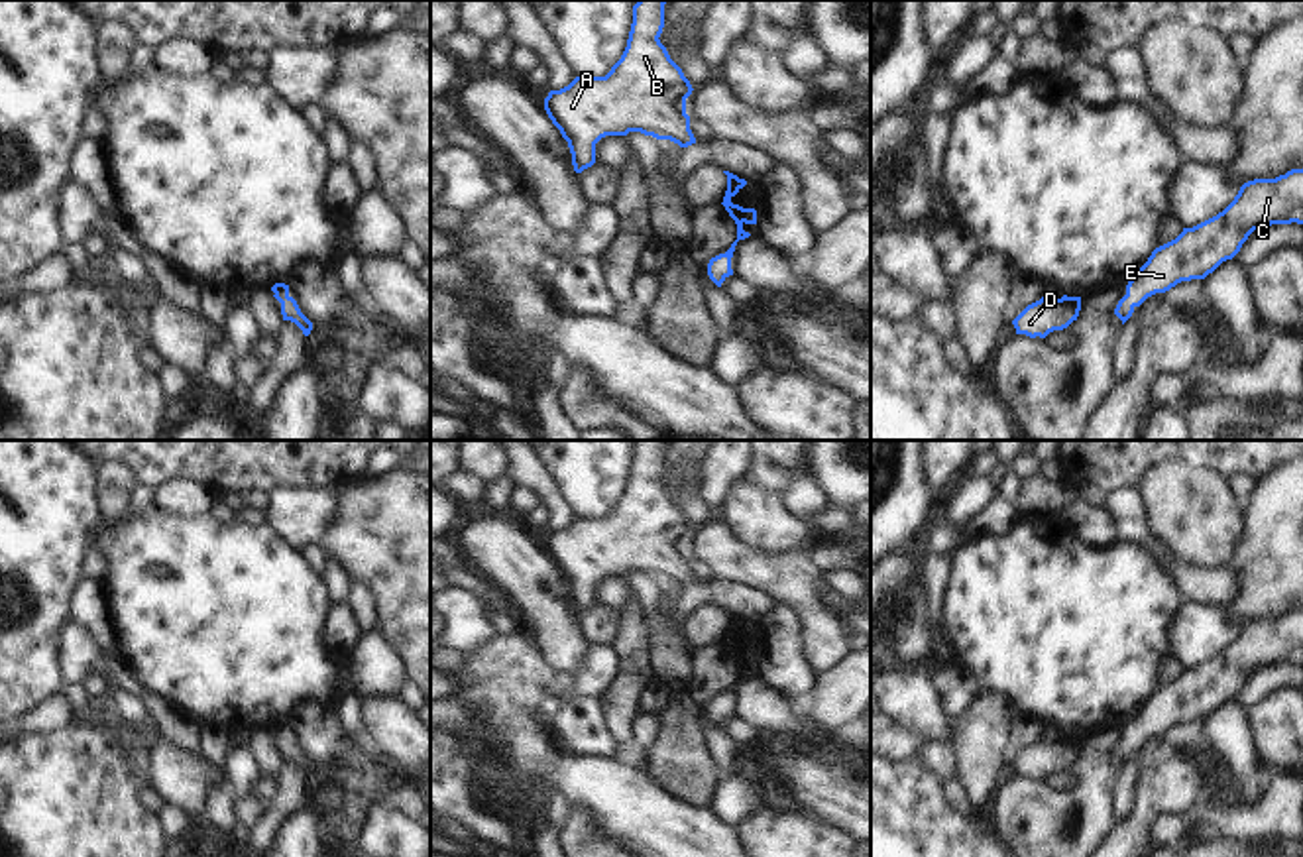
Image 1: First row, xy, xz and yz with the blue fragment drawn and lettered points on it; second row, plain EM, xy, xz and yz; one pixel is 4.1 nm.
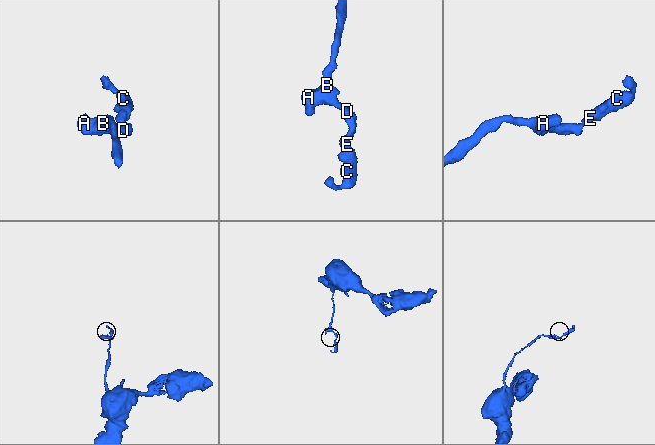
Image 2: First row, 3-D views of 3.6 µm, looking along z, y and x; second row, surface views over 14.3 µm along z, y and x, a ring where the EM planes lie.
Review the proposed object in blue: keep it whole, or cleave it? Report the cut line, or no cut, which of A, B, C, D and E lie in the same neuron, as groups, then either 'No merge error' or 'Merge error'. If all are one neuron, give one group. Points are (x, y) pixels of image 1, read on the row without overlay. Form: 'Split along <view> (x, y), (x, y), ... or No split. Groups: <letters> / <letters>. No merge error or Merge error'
No split. Groups: A B C D E. No merge error

